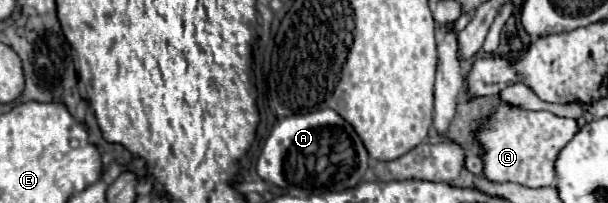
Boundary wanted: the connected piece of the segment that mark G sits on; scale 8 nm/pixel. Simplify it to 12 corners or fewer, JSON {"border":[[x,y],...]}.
{"border":[[500,102],[484,146],[492,182],[552,186],[576,120]]}

